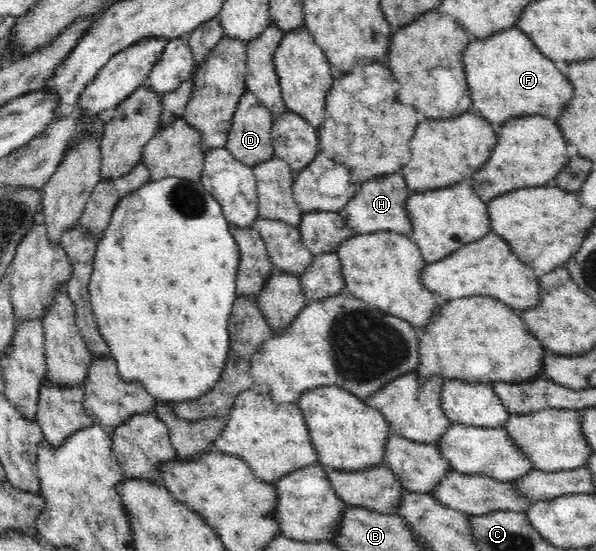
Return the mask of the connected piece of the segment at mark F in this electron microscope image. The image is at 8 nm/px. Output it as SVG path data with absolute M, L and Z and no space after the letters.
M508 28L485 38L471 37L463 51L463 66L470 88L471 109L476 108L490 124L499 127L507 119L542 115L557 121L574 88L553 60L546 57L520 29Z

